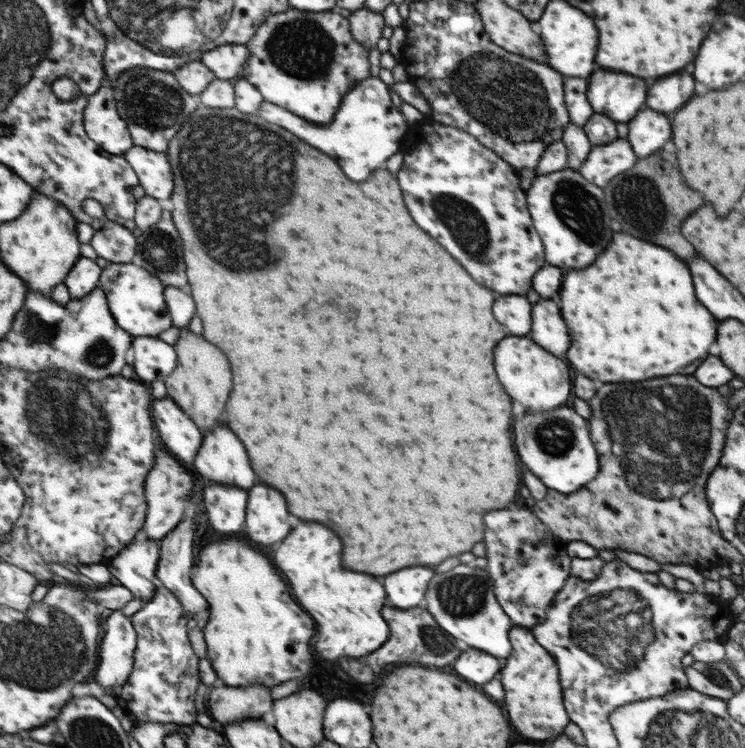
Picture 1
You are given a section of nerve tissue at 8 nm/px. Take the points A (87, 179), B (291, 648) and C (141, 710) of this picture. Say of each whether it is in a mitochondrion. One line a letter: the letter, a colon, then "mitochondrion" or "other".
A: other
B: other
C: other

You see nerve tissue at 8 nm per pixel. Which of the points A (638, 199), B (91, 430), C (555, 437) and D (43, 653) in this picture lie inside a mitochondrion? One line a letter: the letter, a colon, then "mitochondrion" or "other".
A: mitochondrion
B: mitochondrion
C: mitochondrion
D: mitochondrion

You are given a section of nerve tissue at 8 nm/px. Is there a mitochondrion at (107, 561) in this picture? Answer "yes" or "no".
no

